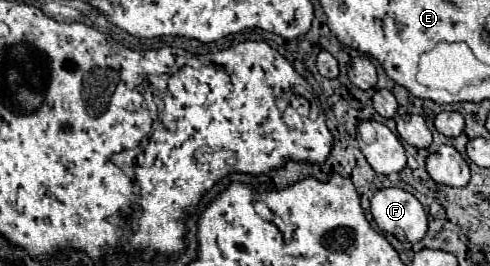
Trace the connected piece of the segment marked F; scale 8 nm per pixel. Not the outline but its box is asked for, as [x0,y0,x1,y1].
[371,189,427,243]

